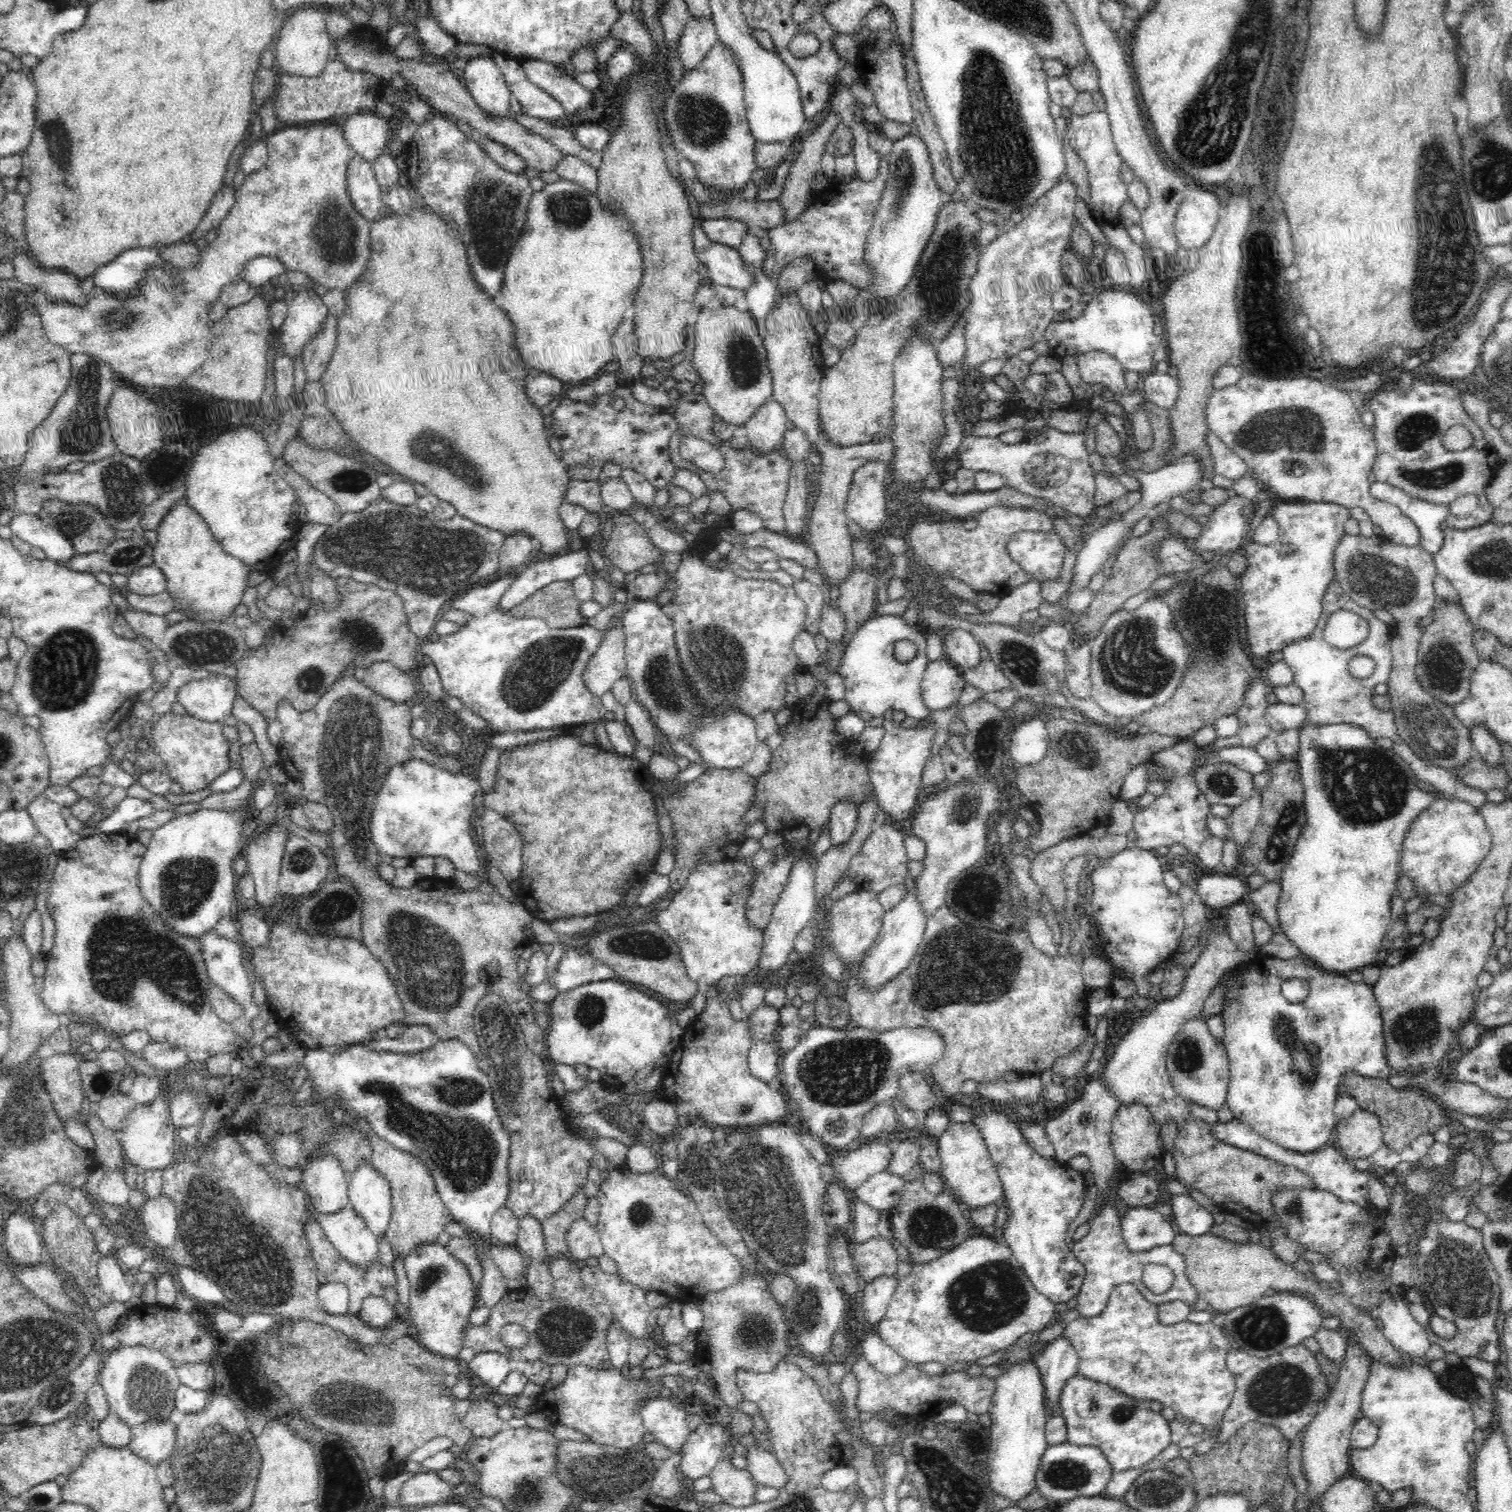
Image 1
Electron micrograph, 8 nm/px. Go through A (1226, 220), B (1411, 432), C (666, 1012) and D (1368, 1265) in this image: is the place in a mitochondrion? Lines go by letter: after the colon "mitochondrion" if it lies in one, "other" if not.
A: other
B: mitochondrion
C: other
D: other

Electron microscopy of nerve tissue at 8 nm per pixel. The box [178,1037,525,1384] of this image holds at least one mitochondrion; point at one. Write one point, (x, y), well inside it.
(221, 1238)

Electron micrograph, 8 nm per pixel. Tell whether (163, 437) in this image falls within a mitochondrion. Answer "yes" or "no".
no

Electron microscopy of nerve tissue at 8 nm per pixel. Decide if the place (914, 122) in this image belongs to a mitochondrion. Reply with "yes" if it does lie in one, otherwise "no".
no

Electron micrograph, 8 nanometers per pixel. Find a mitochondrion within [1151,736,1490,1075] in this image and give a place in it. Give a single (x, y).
(1364, 786)

